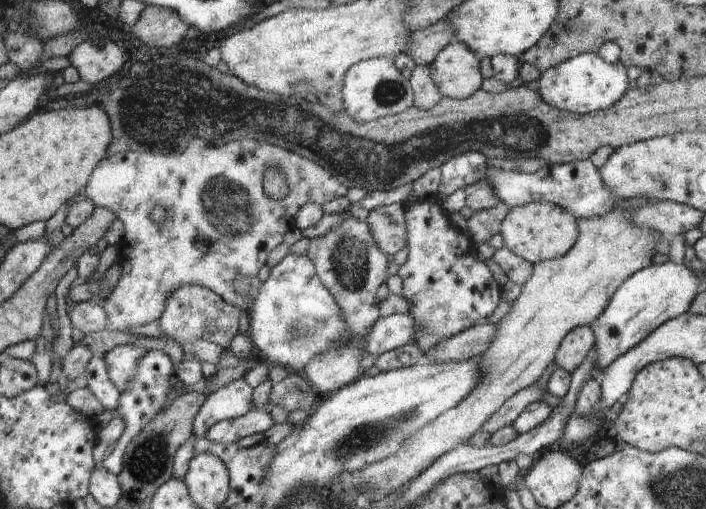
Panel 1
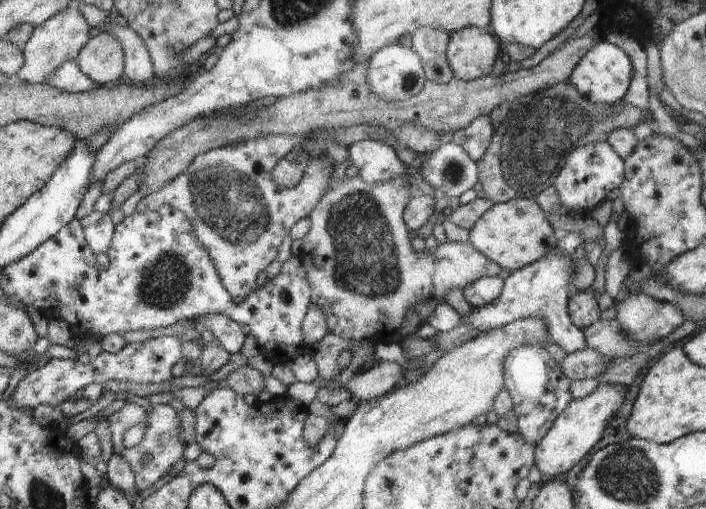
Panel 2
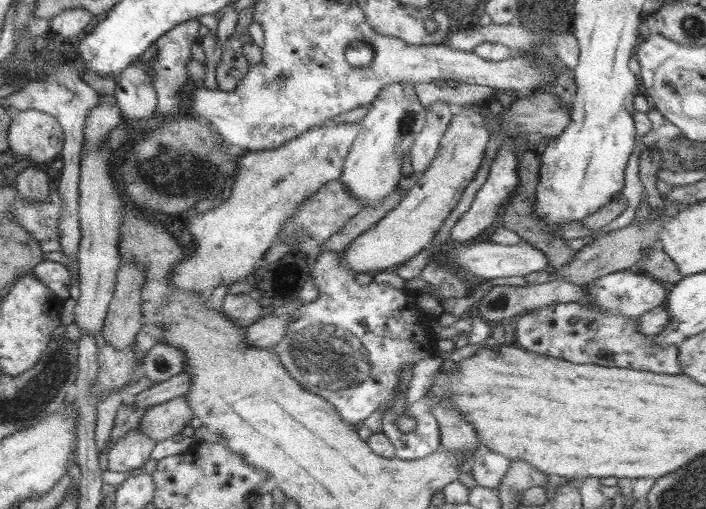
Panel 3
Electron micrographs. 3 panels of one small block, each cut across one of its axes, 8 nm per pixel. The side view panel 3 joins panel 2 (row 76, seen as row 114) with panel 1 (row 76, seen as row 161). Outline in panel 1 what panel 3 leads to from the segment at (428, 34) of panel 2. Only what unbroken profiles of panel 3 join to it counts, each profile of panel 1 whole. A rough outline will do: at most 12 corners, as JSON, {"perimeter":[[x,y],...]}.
{"perimeter":[[415,66],[409,82],[415,108],[427,112],[443,98],[431,66]]}

